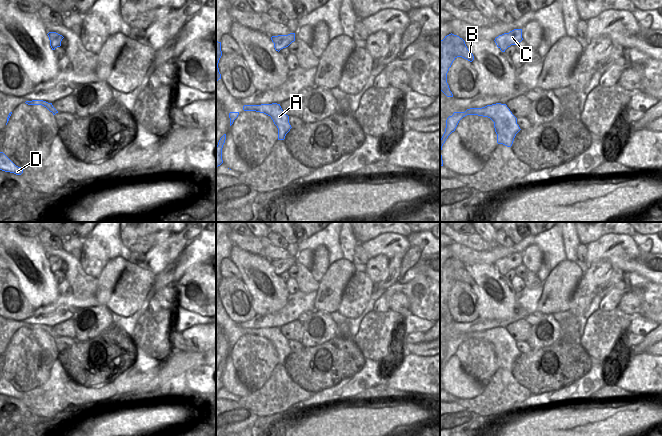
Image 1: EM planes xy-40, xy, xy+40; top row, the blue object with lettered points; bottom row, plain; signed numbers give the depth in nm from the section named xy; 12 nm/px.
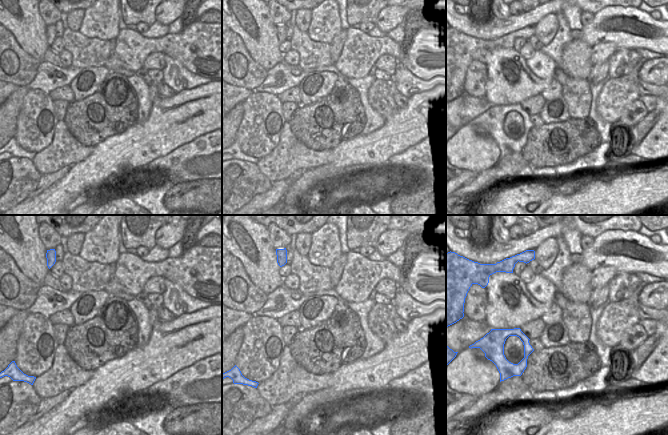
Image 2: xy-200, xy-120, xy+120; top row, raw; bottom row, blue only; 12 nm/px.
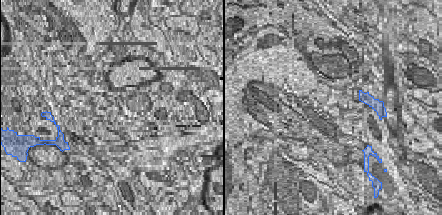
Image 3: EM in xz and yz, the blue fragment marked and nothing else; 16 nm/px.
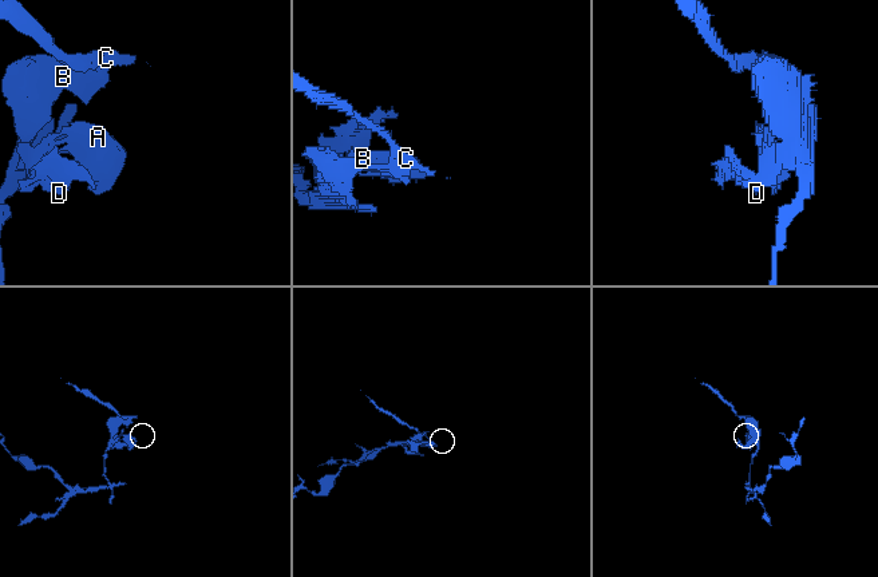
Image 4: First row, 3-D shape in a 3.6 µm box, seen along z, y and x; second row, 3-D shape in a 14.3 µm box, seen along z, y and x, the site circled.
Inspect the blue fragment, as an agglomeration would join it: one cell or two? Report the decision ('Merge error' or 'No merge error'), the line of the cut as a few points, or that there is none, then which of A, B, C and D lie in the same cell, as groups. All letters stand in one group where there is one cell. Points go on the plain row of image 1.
Merge error. Split along xy+40 (500, 271), (506, 272). Groups: A B D / C.

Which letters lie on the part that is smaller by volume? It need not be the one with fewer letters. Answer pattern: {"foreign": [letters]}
{"foreign": ["C"]}

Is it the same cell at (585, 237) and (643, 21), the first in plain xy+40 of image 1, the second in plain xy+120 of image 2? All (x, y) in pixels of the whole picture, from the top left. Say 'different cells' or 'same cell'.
different cells

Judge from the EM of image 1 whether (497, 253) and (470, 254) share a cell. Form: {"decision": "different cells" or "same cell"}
{"decision": "same cell"}

